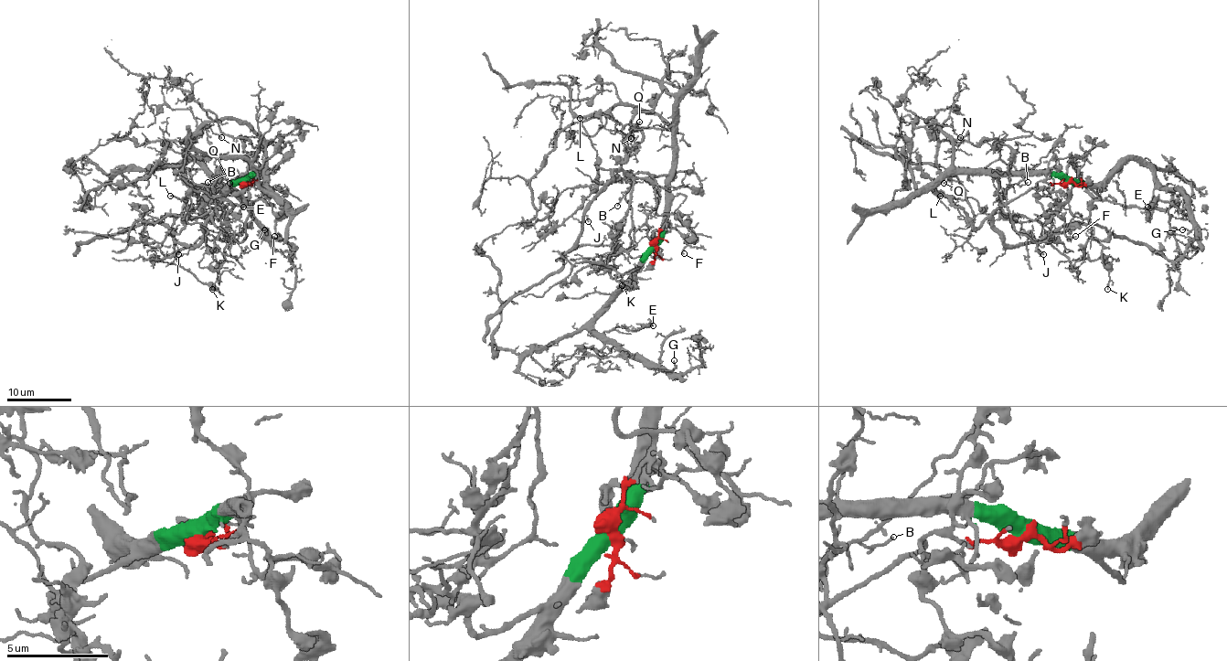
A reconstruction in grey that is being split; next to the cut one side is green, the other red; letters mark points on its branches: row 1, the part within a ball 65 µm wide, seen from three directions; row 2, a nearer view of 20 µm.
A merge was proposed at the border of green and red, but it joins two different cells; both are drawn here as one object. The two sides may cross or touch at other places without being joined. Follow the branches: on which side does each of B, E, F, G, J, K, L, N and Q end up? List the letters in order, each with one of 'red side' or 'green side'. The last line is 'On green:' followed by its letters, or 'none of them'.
B: green side
E: green side
F: red side
G: green side
J: red side
K: green side
L: red side
N: green side
Q: green side
On green: B, E, G, K, N, Q

